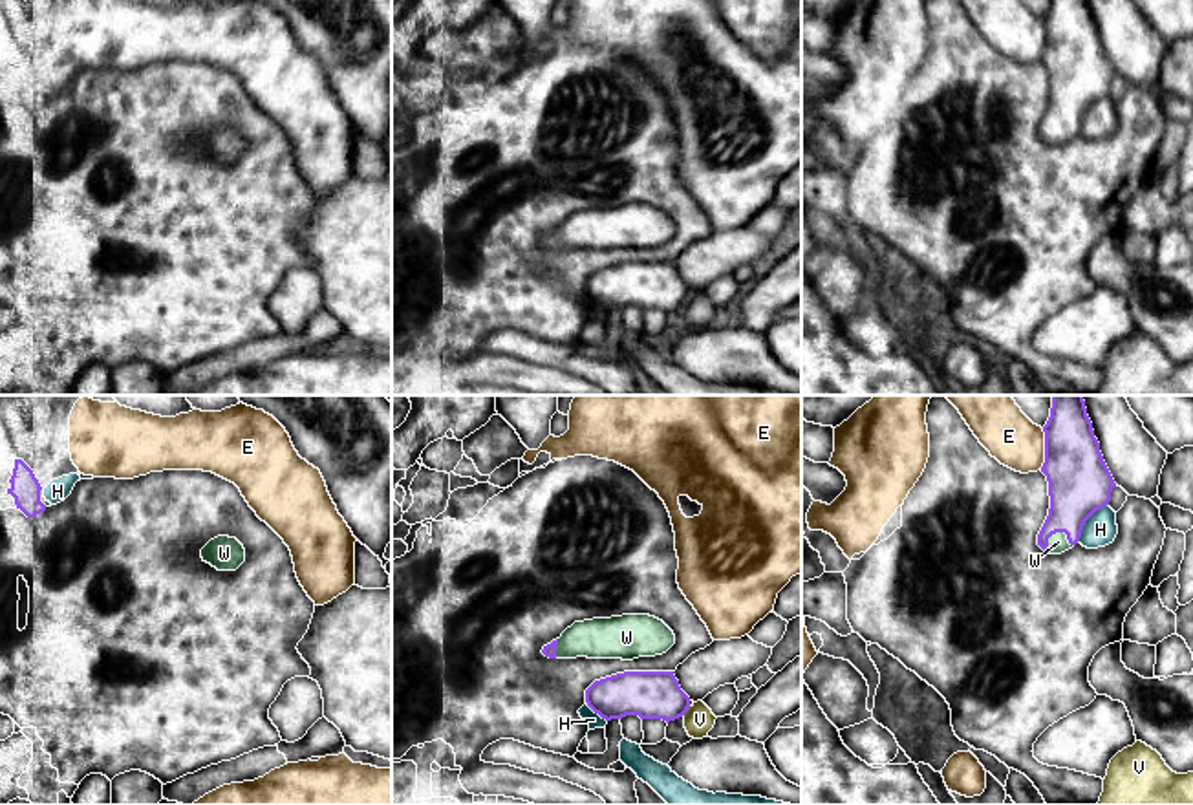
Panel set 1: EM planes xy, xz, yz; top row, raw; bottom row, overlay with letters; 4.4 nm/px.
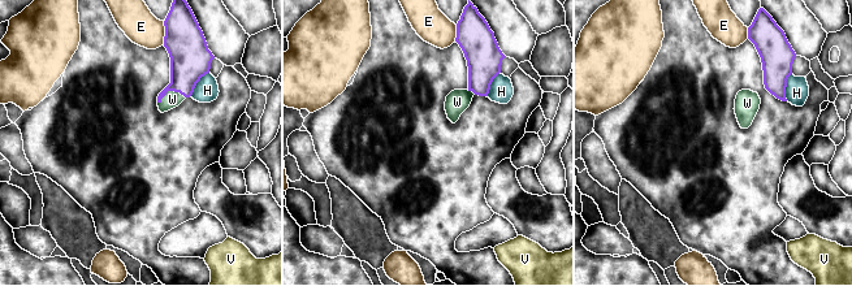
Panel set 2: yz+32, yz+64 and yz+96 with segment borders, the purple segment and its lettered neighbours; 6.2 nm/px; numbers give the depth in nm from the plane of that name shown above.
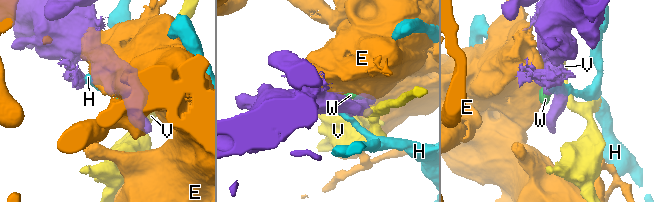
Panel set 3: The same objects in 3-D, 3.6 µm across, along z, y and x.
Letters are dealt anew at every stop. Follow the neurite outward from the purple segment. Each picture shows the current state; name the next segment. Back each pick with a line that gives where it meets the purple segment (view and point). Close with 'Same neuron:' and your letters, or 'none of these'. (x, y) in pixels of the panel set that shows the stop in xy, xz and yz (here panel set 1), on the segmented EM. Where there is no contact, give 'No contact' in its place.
W: Touches purple at yz (1056, 531)
Same neuron: W

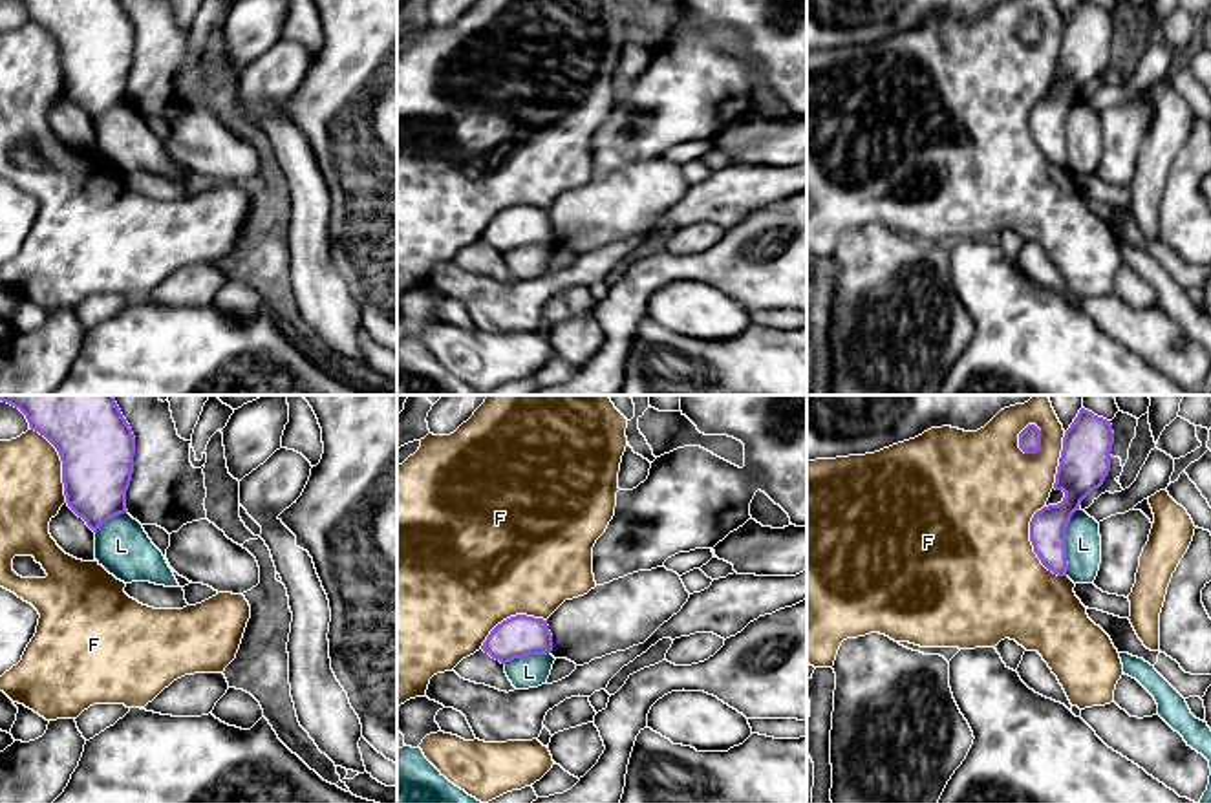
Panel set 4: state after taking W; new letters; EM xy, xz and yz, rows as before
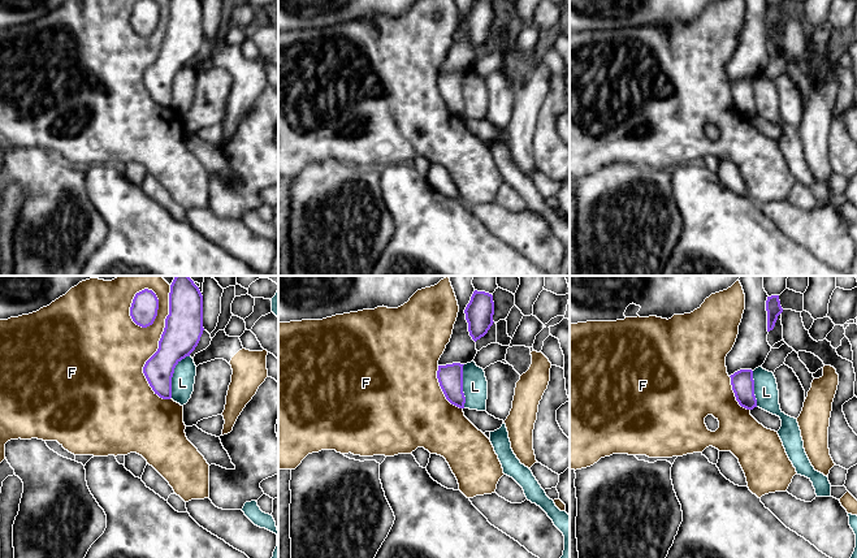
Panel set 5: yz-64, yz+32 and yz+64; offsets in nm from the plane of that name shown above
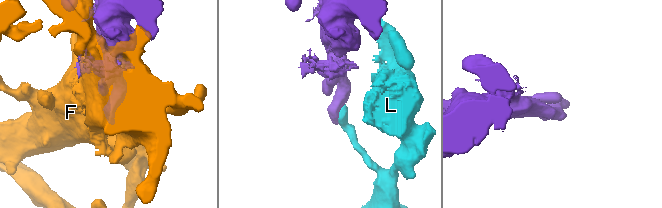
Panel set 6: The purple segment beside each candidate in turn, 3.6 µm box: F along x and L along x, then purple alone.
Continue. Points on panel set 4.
Same neuron: none of these

